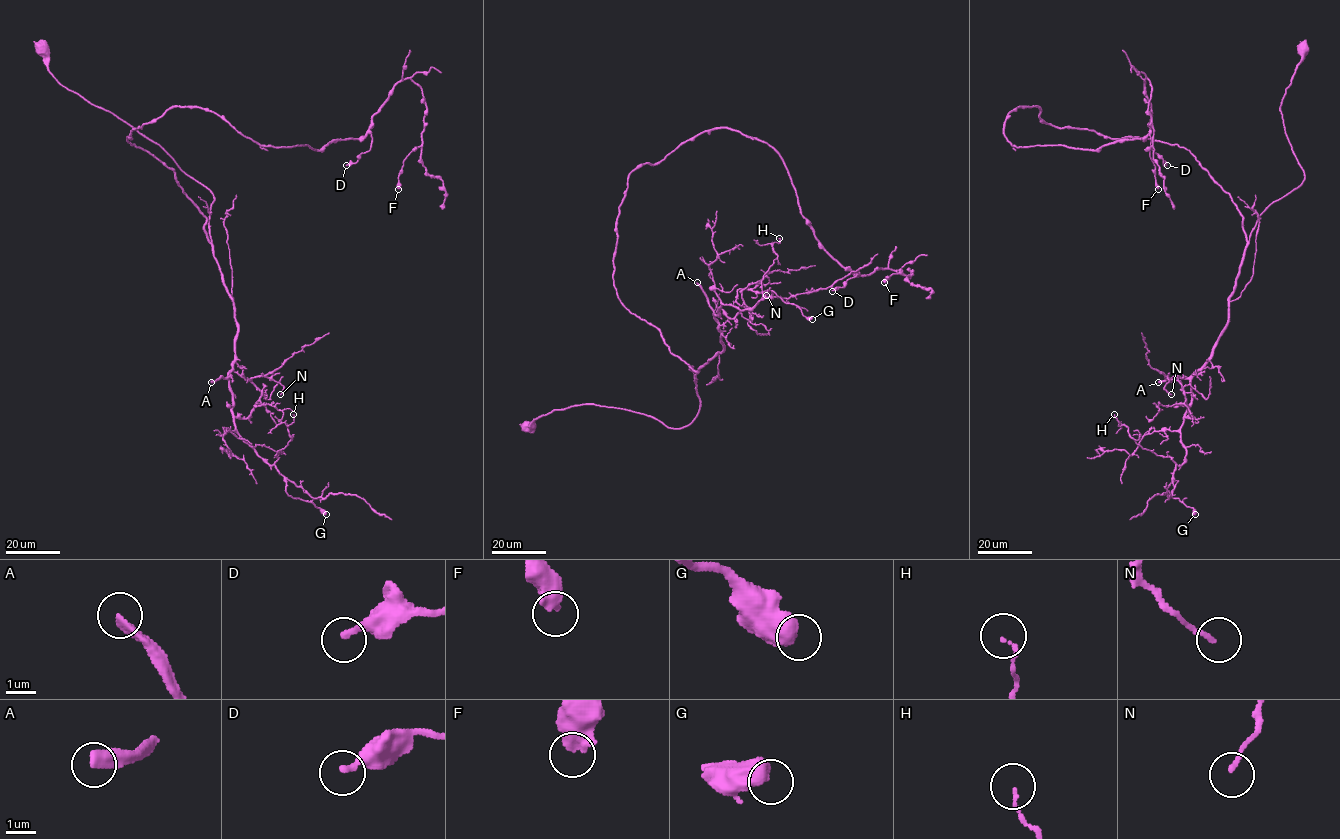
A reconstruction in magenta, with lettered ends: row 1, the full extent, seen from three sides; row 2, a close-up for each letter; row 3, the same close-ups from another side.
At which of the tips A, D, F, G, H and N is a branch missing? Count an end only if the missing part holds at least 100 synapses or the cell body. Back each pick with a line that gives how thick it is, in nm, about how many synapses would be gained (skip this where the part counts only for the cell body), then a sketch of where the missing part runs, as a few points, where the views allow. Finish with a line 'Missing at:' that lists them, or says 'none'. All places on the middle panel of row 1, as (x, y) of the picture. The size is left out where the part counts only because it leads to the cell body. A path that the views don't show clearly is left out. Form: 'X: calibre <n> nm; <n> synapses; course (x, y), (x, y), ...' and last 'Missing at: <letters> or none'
A: calibre 360 nm; 140 synapses; course (697, 282), (682, 250), (663, 222), (652, 187), (631, 166), (614, 134)
Missing at: A

